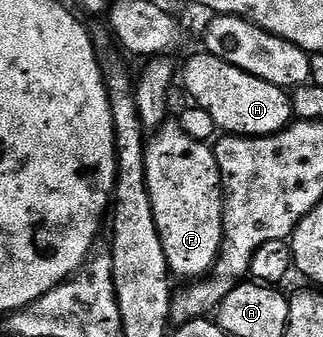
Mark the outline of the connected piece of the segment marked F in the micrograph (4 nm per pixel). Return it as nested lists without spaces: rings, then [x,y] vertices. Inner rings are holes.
[[[168,119],[150,134],[146,142],[145,151],[145,175],[147,176],[147,186],[149,187],[149,199],[153,203],[153,219],[157,223],[157,235],[161,235],[161,247],[165,251],[167,265],[171,268],[172,274],[176,278],[187,277],[183,279],[202,279],[210,273],[219,260],[219,255],[223,251],[223,176],[219,170],[219,164],[215,158],[214,148],[208,142],[198,141],[185,133],[179,125],[178,120]]]

